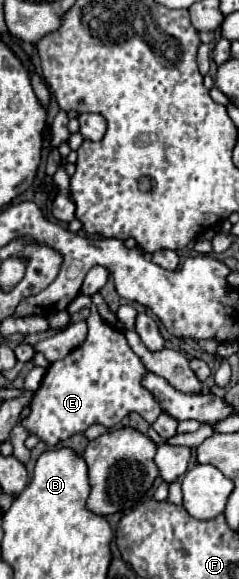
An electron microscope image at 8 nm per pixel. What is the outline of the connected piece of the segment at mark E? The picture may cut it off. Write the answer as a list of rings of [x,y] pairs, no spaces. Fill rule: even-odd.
[[[95,307],[87,317],[87,325],[89,333],[85,343],[73,349],[65,359],[49,365],[43,383],[33,397],[31,413],[21,421],[29,433],[37,433],[41,441],[49,445],[57,445],[75,433],[83,433],[95,423],[113,427],[131,411],[137,411],[147,423],[153,423],[161,413],[159,403],[141,383],[145,365],[131,351],[123,331],[103,321]]]

